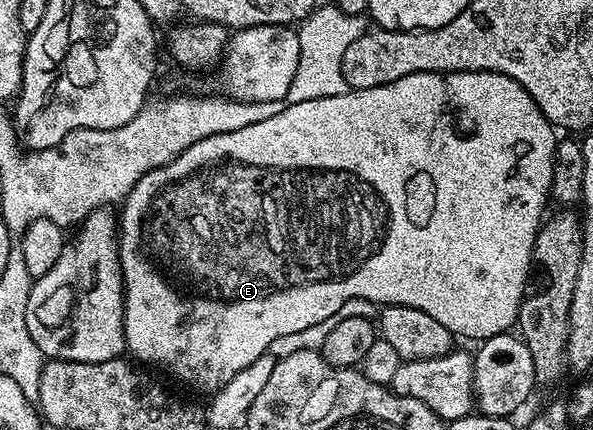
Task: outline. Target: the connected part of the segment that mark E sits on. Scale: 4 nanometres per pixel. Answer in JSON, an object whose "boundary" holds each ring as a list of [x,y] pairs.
{"boundary":[[[425,71],[424,73],[412,73],[408,77],[400,77],[400,81],[392,81],[388,85],[376,85],[372,89],[360,89],[355,91],[348,89],[343,95],[336,97],[324,97],[316,101],[300,101],[299,103],[287,103],[286,108],[276,117],[268,117],[268,121],[256,121],[252,125],[244,125],[244,129],[232,129],[228,133],[220,133],[212,137],[204,137],[204,141],[196,141],[184,153],[180,153],[166,167],[157,167],[140,181],[136,181],[133,189],[127,193],[120,204],[120,234],[117,236],[119,258],[122,261],[122,278],[126,289],[126,346],[129,354],[134,354],[135,360],[147,359],[150,363],[159,363],[167,367],[174,375],[179,375],[190,387],[198,391],[214,393],[234,374],[251,365],[261,355],[269,352],[269,346],[276,337],[284,337],[288,333],[300,333],[300,329],[308,329],[325,319],[334,319],[338,315],[340,305],[365,301],[370,305],[404,305],[412,309],[420,309],[440,321],[444,329],[448,329],[451,335],[466,339],[481,341],[490,339],[493,335],[507,334],[518,322],[518,306],[522,303],[522,296],[528,290],[528,280],[532,275],[532,260],[534,258],[534,242],[538,236],[538,229],[544,222],[546,211],[546,199],[551,198],[550,186],[552,185],[552,169],[554,168],[554,149],[556,146],[556,131],[550,122],[540,113],[536,101],[512,77],[495,71]]]}

